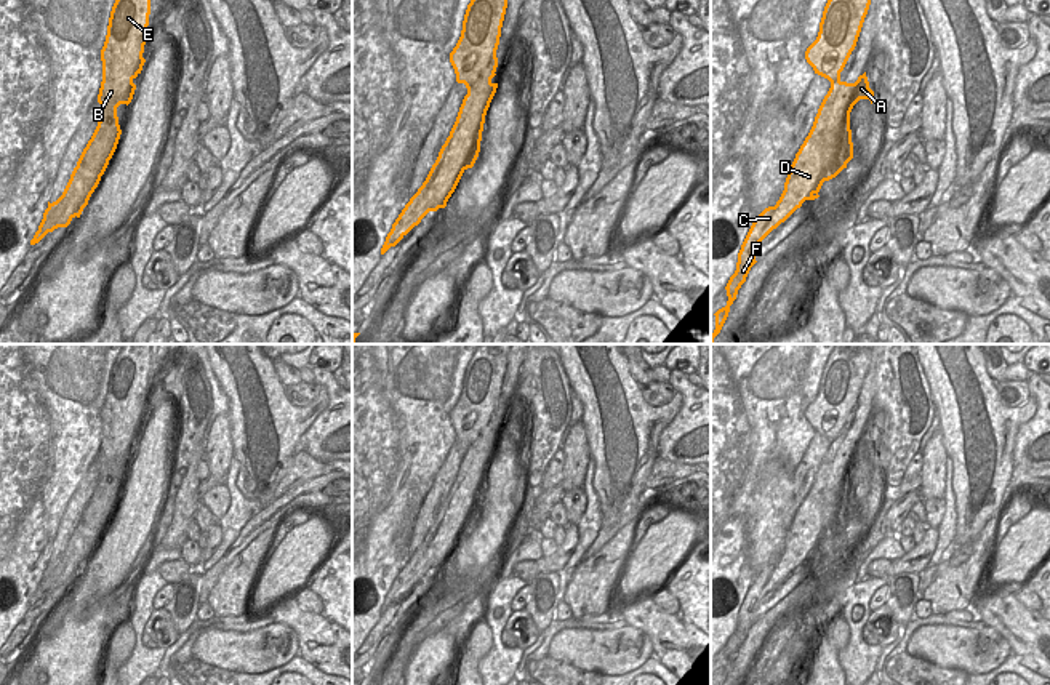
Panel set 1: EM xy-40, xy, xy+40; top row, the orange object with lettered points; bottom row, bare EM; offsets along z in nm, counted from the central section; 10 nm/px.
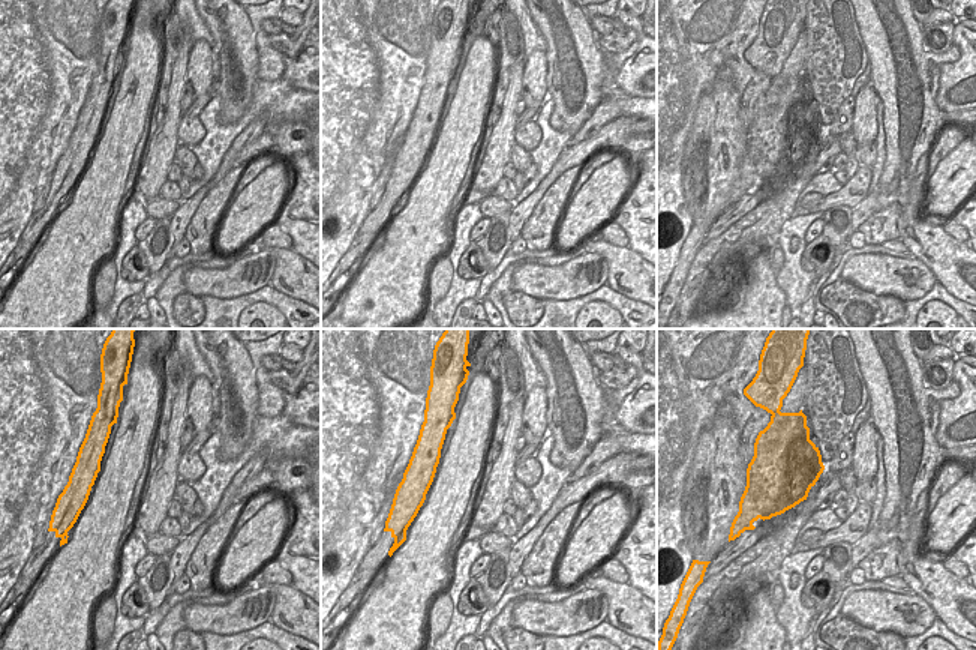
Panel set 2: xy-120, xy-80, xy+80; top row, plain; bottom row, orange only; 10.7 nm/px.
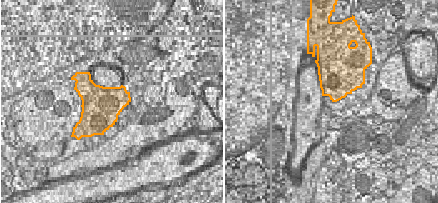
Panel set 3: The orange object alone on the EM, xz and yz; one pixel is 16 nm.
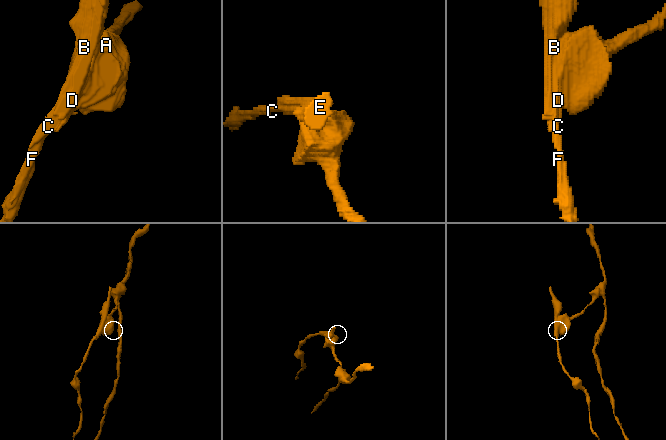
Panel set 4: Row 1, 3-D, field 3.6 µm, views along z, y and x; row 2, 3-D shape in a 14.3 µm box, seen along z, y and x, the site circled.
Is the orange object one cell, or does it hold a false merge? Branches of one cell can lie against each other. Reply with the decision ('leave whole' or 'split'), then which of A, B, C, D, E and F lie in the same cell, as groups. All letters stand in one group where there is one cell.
split | A / B C D E F

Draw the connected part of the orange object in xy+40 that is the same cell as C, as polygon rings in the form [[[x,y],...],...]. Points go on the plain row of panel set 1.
[[[836,344],[824,365],[816,399],[807,407],[805,418],[815,432],[828,437],[831,447],[824,455],[813,485],[800,504],[789,527],[784,549],[775,565],[755,575],[738,611],[736,629],[730,635],[727,664],[719,667],[715,685],[723,685],[730,664],[738,648],[746,640],[751,626],[757,621],[755,611],[760,600],[784,581],[805,559],[818,557],[823,544],[823,506],[834,503],[844,475],[845,464],[855,442],[840,439],[852,410],[856,405],[864,376],[868,373],[874,344]]]

